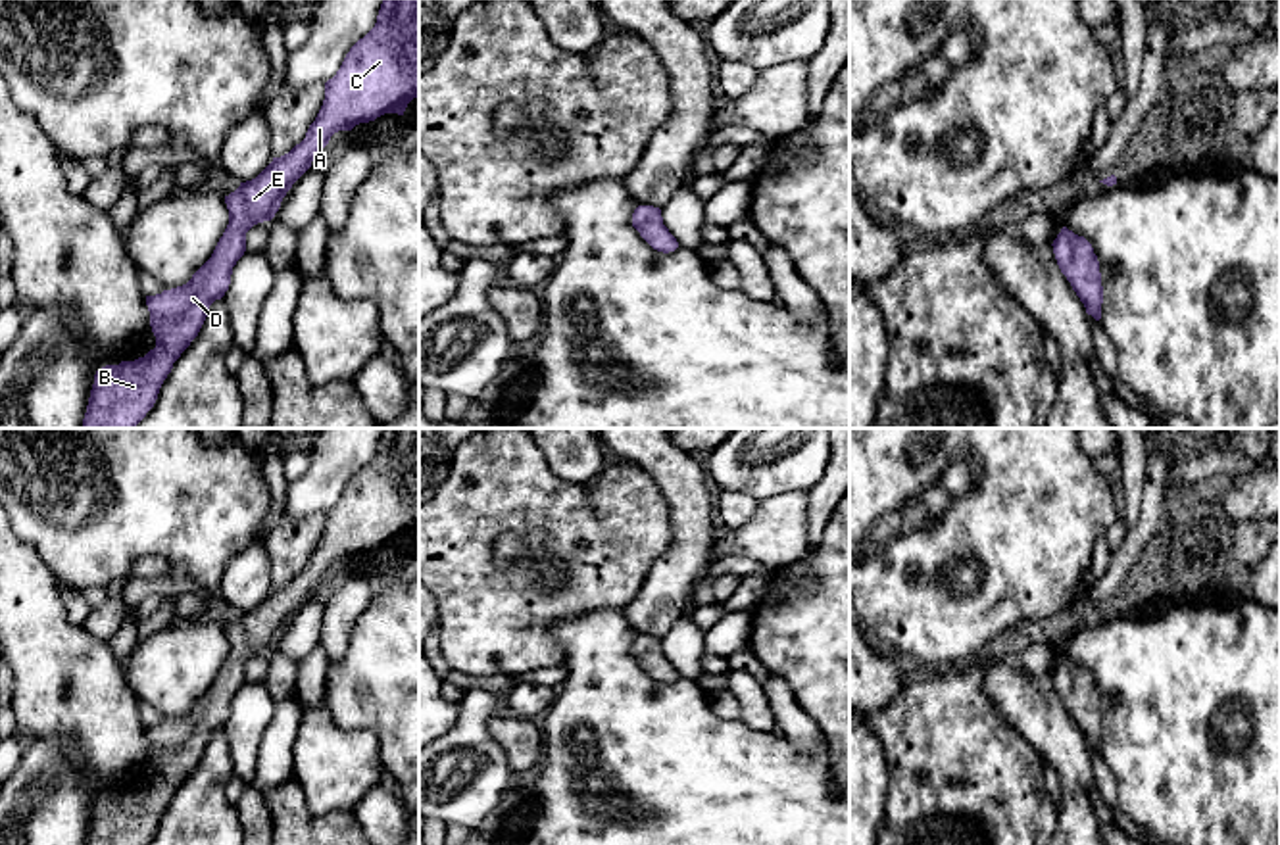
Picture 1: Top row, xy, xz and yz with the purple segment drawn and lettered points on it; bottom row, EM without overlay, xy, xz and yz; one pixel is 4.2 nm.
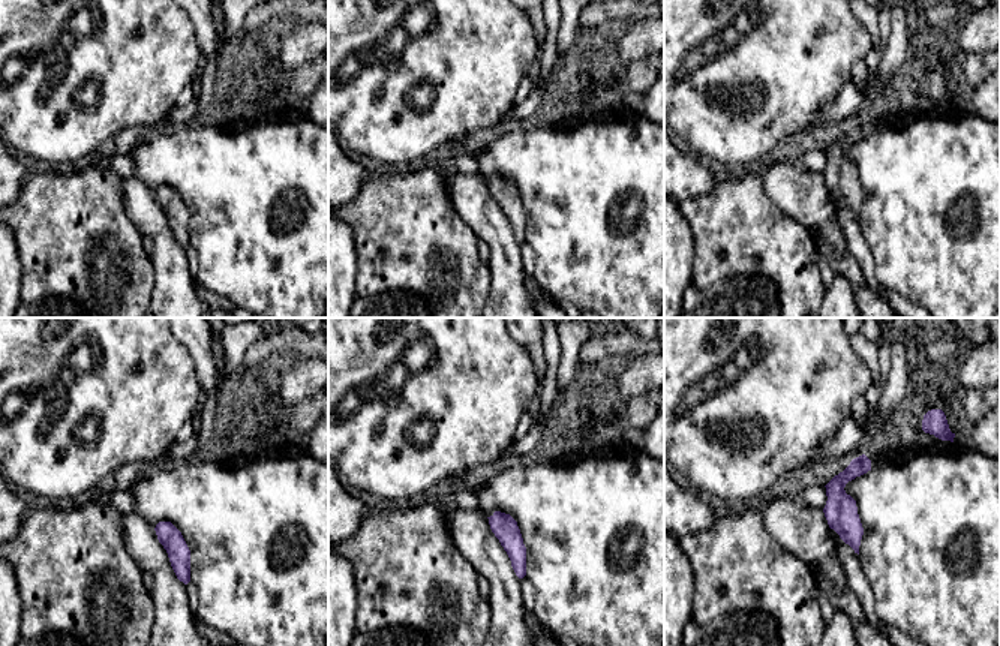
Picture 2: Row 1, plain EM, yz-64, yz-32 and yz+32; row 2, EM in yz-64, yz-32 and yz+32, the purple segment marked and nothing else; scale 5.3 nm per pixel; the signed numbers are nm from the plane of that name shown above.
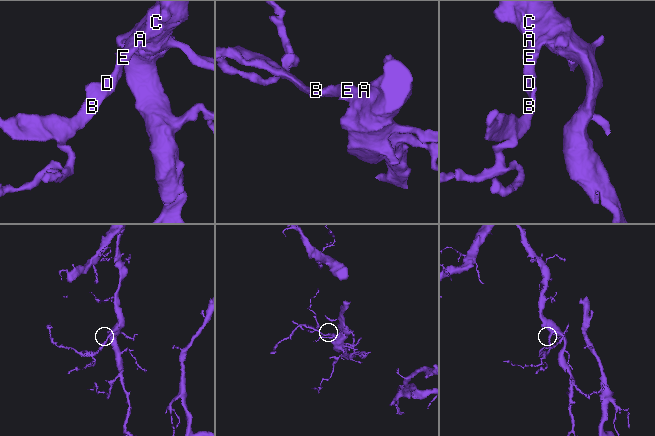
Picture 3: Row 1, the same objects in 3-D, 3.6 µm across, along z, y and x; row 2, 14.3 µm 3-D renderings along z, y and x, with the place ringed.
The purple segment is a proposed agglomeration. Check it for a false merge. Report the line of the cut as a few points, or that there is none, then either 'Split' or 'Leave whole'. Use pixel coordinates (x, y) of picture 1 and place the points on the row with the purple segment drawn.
No split. Leave whole

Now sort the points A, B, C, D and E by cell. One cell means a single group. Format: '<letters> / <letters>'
A B C D E

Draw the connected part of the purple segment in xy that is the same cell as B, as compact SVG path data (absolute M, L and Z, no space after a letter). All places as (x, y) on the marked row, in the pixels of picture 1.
M382 0L375 27L350 48L336 75L325 83L323 106L306 138L288 154L273 157L256 179L240 182L234 192L225 196L229 225L211 257L186 284L146 296L156 348L135 361L96 371L81 428L135 428L154 407L173 363L198 336L209 305L229 290L233 267L246 252L246 232L275 217L286 192L311 167L317 152L329 144L334 133L352 131L384 113L404 115L413 98L419 98L419 0Z

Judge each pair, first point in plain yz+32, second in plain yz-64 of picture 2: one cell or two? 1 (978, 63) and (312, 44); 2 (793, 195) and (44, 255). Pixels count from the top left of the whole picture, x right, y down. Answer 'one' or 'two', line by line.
1: two
2: two

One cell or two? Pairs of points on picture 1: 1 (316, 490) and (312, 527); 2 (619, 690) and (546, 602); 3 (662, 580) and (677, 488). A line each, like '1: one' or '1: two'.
1: two
2: two
3: one

